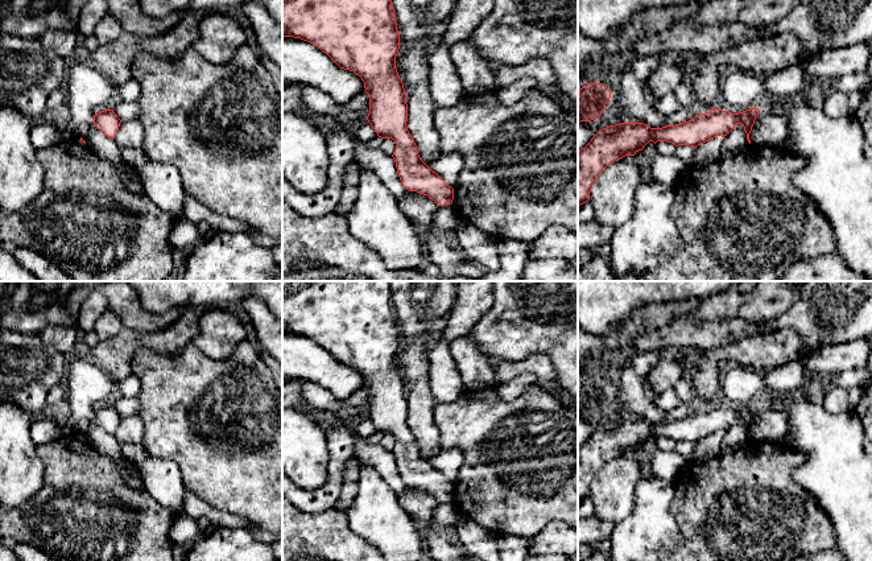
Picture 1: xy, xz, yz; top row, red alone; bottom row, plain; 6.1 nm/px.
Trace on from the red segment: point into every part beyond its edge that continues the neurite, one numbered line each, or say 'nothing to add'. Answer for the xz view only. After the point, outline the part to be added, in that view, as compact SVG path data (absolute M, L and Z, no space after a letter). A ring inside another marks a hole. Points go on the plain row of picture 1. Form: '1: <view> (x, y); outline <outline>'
nothing to add

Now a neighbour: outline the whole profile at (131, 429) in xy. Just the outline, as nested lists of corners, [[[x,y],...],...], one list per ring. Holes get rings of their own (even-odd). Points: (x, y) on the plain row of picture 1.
[[[131,414],[120,418],[119,426],[113,434],[120,445],[142,444],[145,426],[139,414]]]

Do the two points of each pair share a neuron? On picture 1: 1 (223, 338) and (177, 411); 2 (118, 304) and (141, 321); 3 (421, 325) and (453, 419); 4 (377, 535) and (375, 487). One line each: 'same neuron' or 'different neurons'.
1: different neurons
2: same neuron
3: different neurons
4: same neuron

